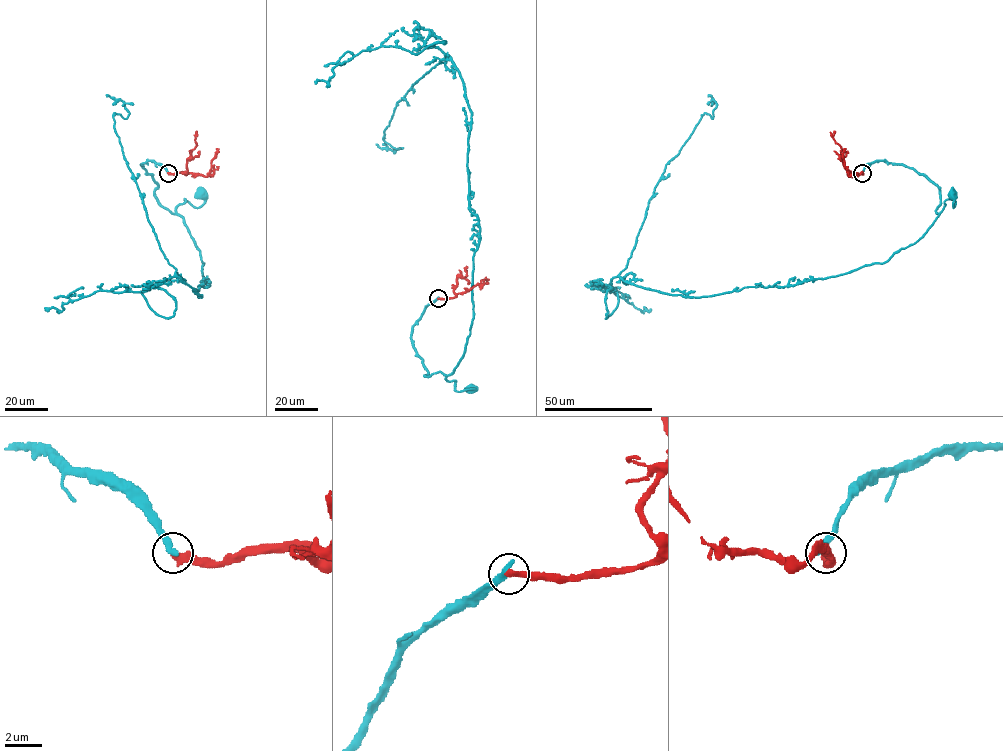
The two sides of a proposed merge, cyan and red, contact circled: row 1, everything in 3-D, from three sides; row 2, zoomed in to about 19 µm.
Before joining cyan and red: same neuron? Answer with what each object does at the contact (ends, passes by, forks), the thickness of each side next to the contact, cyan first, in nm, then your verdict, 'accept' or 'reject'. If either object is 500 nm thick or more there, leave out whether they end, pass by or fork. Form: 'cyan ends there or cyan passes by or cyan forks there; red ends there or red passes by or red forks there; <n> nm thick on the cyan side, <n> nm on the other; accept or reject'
cyan ends there; red ends there; 420 nm thick on the cyan side, 380 nm on the other; reject

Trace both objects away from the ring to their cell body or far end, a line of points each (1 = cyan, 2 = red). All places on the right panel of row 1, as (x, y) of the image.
1: (862, 173), (881, 160), (912, 167), (940, 190), (937, 213), (946, 199), (955, 202), (953, 207), (953, 195)
2: (862, 173), (850, 173), (839, 158), (842, 149), (834, 139), (834, 131)

